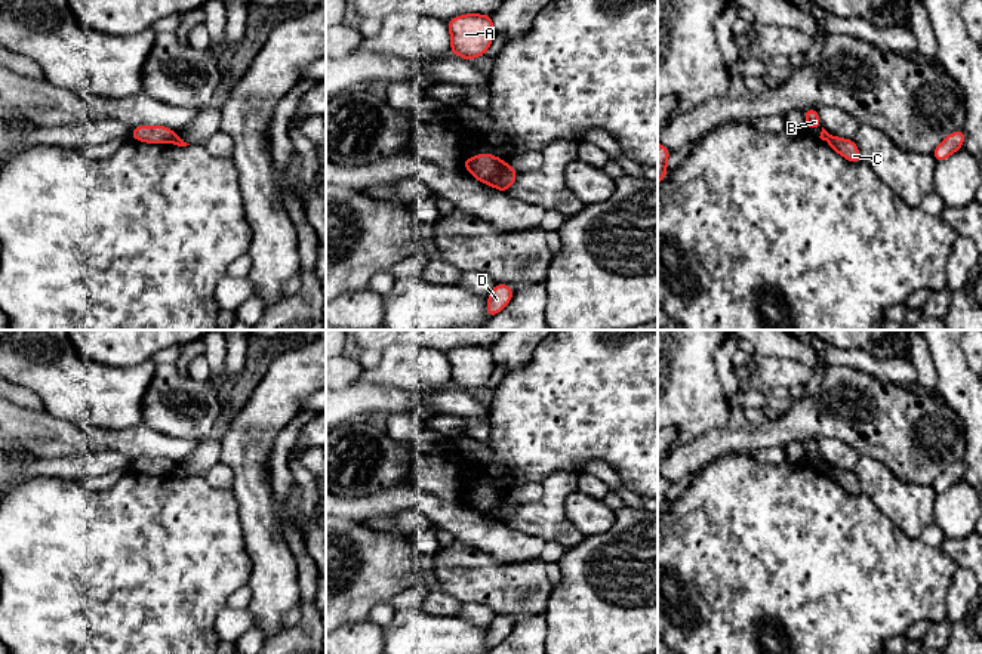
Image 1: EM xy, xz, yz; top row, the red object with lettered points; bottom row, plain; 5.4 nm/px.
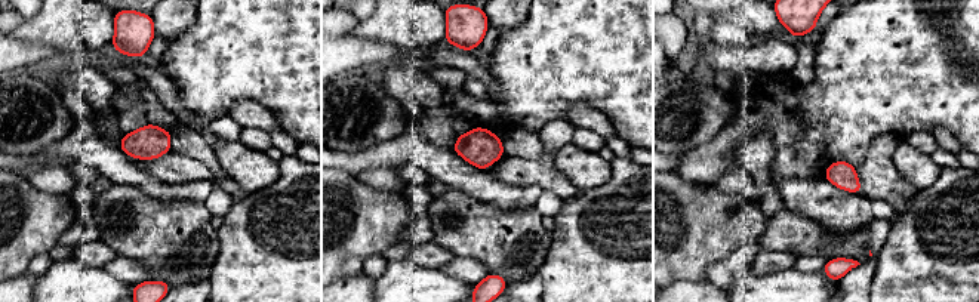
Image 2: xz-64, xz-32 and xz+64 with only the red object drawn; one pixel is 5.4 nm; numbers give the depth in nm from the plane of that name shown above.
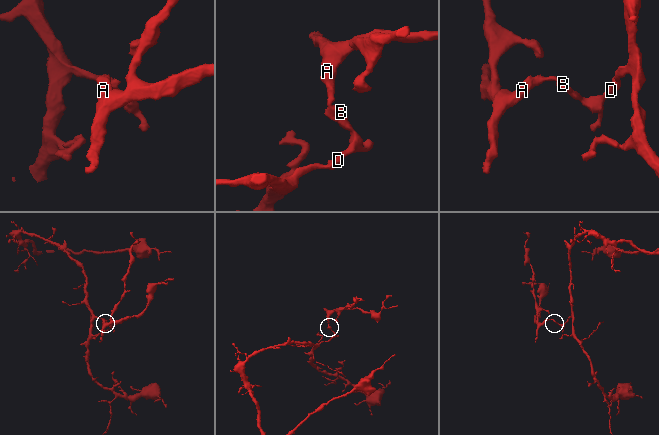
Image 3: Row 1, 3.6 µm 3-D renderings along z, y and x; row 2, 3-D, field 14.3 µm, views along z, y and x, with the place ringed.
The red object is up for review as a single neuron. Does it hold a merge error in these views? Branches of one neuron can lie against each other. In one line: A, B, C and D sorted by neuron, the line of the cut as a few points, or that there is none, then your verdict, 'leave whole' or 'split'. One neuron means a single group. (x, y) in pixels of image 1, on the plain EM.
A B / C D; cut in xz along (508, 497), (493, 517); split

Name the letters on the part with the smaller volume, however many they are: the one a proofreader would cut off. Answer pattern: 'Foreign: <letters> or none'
Foreign: A, B

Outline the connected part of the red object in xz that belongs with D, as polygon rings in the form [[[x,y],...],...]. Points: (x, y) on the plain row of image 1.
[[[495,616],[486,635],[487,650],[490,651],[499,645],[512,632],[512,627],[514,623],[508,616]]]

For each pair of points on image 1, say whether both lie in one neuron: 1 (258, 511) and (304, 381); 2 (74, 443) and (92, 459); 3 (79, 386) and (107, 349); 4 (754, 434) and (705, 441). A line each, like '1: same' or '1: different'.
1: same
2: different
3: different
4: same

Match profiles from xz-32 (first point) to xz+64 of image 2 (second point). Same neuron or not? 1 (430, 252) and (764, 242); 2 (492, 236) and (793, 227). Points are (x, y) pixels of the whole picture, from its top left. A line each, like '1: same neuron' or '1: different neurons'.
1: different neurons
2: same neuron

